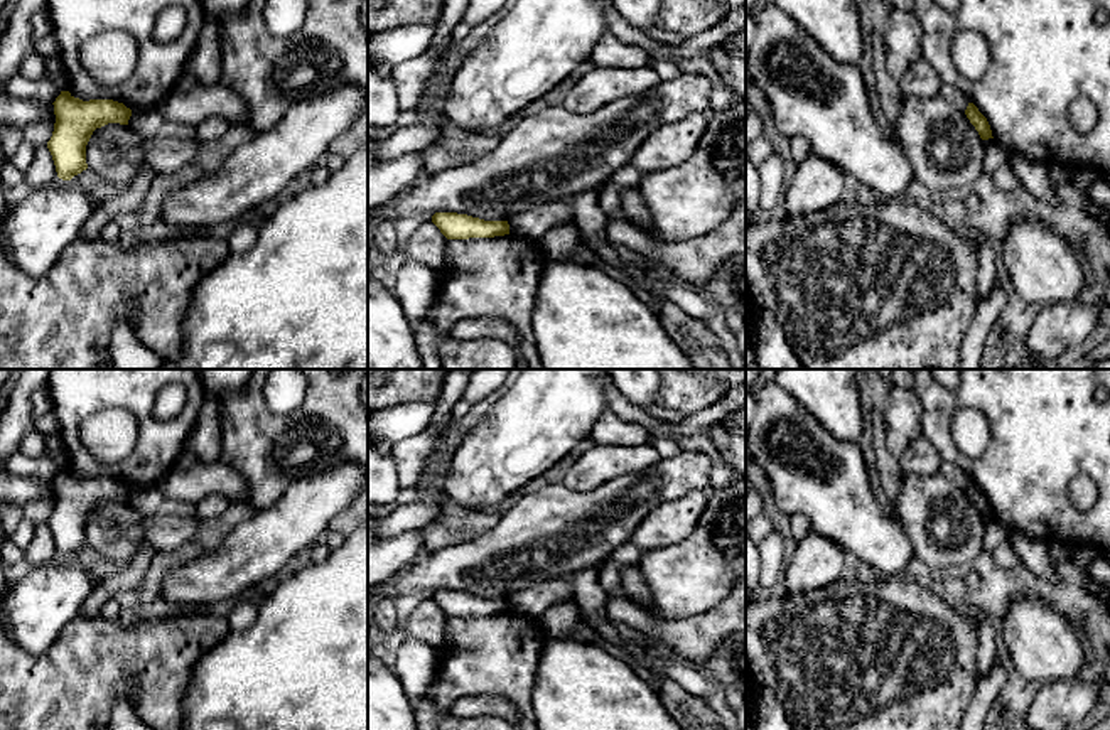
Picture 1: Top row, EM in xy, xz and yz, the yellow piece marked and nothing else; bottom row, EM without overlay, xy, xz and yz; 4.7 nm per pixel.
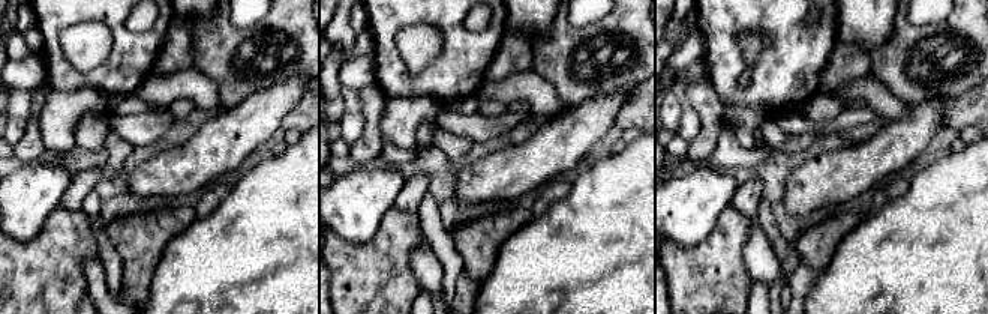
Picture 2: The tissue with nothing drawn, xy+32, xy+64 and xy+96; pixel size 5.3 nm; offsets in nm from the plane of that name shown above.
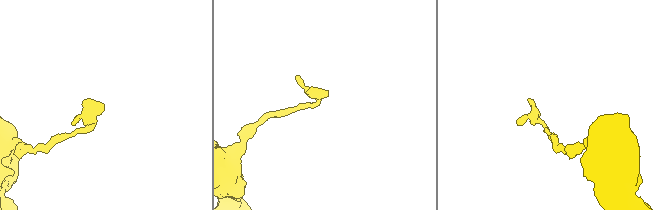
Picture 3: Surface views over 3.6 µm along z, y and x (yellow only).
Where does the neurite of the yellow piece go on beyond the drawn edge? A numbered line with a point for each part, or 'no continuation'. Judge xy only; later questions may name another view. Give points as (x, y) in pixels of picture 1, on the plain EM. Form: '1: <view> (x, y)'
no continuation

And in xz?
no continuation

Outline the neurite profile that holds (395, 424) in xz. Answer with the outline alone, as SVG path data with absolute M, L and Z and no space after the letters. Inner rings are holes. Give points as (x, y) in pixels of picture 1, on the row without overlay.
M408 403L368 413L368 432L380 440L398 443L423 432L435 413L432 403Z

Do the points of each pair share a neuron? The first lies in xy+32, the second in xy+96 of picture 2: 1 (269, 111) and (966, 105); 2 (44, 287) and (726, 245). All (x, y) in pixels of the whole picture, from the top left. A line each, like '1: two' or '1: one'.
1: two
2: one

